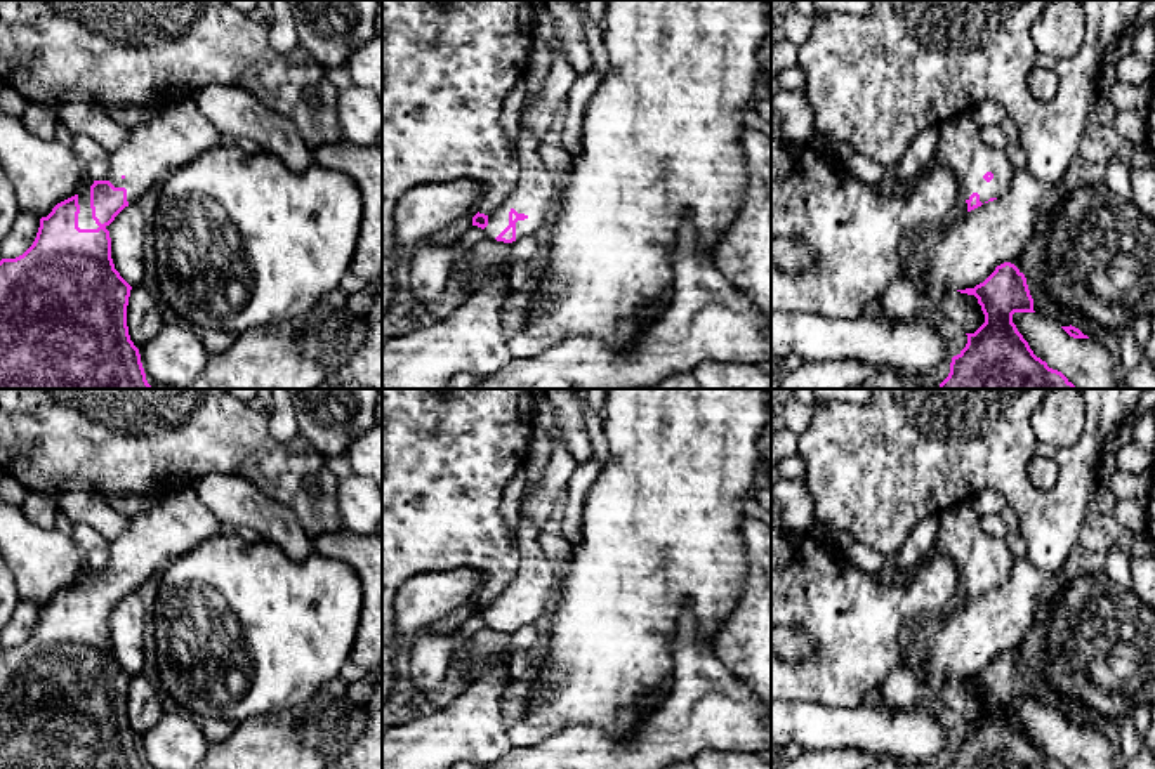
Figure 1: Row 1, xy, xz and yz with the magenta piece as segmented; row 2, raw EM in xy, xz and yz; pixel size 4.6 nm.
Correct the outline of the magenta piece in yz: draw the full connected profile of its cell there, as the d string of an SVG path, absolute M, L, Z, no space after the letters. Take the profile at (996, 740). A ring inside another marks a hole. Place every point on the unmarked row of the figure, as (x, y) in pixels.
M1004 651L974 677L957 679L974 684L985 712L966 722L966 736L952 746L945 769L1068 769L1037 746L1013 712L1014 701L1035 701L1025 663Z

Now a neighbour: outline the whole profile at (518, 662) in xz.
M528 651L505 653L505 660L509 667L511 682L518 684L525 680L525 675L530 665Z

